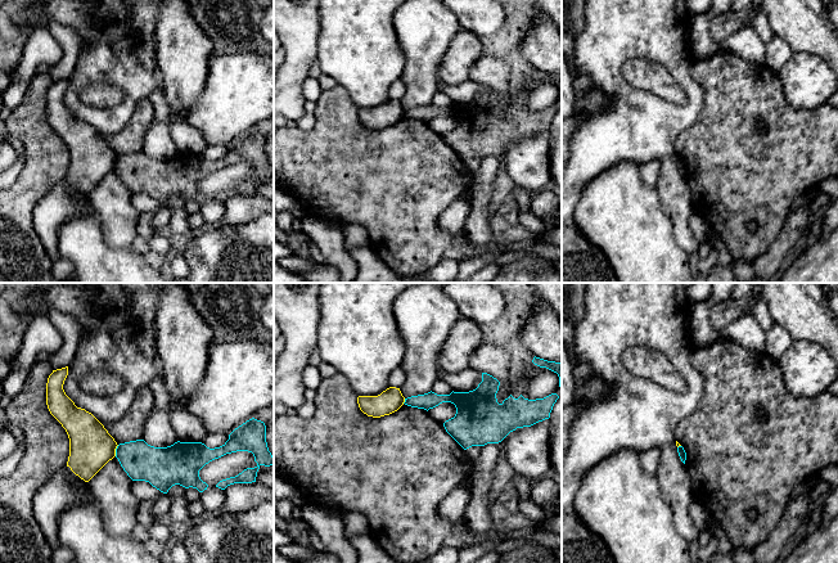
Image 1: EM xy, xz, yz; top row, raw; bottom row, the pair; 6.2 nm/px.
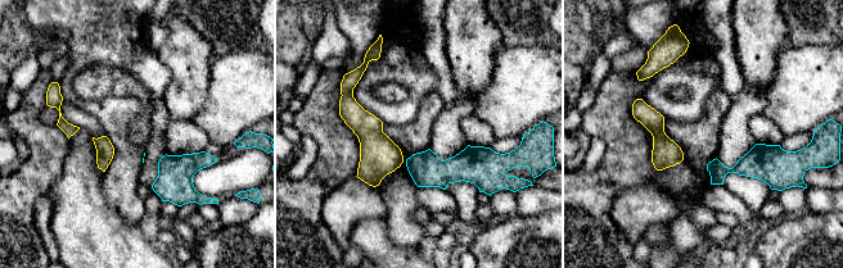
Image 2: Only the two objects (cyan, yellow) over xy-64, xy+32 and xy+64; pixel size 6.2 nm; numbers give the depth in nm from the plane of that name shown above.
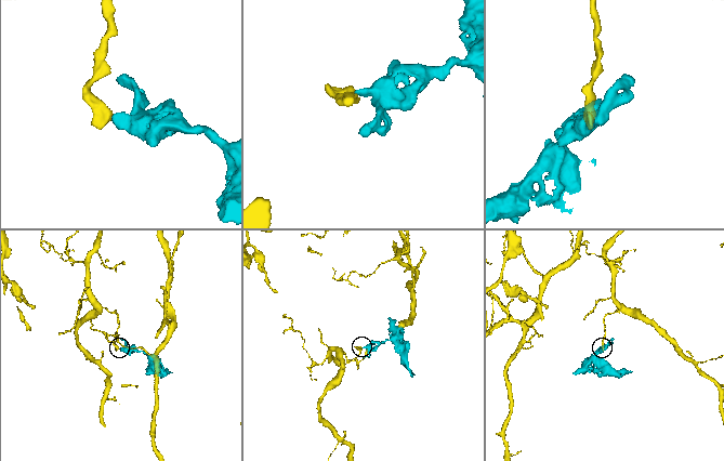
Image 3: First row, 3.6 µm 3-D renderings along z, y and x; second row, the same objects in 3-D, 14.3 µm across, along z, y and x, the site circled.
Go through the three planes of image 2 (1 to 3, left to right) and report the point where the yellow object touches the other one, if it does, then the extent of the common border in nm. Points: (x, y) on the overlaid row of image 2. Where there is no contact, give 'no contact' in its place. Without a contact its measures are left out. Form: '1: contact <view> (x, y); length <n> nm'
1: no contact
2: no contact
3: no contact

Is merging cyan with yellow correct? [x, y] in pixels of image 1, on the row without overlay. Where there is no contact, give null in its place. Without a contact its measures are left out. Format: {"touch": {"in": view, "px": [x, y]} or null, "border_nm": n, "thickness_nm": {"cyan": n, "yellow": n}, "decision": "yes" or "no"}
{"touch": {"in": "xy", "px": [116, 162]}, "border_nm": 80, "thickness_nm": {"cyan": 240, "yellow": 280}, "decision": "no"}

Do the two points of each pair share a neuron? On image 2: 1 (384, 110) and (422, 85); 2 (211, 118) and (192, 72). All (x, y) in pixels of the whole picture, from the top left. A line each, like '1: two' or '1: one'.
1: one
2: two

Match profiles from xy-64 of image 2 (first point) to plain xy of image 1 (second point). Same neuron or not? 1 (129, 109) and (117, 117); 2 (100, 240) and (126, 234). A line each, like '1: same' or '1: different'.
1: same
2: different

